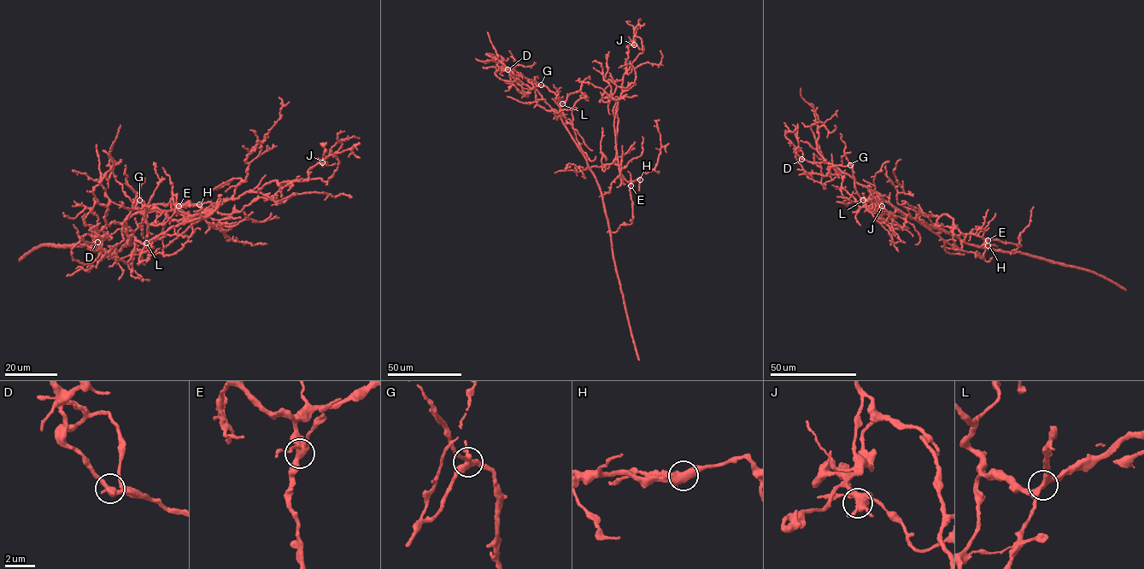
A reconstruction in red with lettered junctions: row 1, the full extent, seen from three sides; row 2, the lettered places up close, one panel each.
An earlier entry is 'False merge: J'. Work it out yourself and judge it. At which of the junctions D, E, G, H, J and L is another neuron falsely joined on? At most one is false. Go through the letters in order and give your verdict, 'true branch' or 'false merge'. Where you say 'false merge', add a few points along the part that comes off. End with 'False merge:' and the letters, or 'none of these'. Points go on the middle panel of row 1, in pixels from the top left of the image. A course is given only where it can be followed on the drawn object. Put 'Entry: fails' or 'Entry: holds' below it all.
D: true branch
E: true branch
G: true branch
H: true branch
J: false merge
L: true branch
False merge: J
Entry: holds

